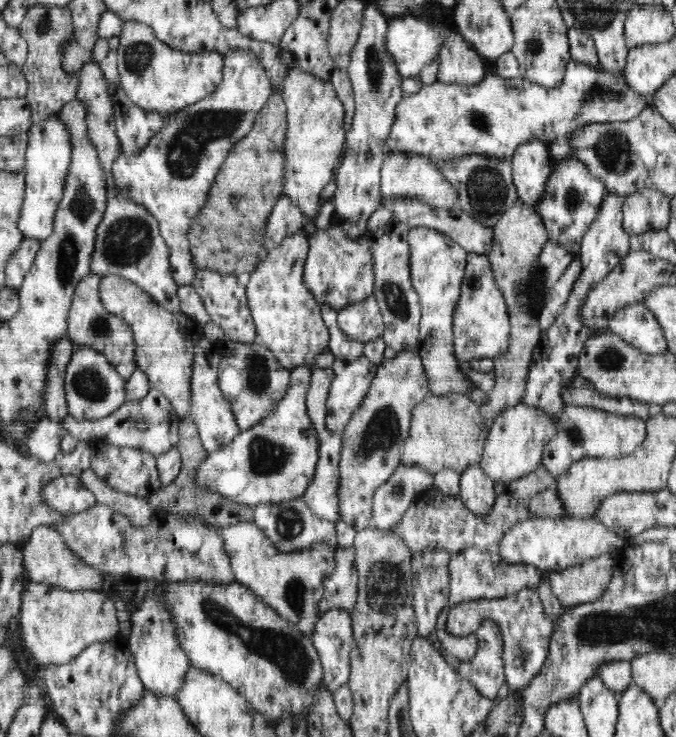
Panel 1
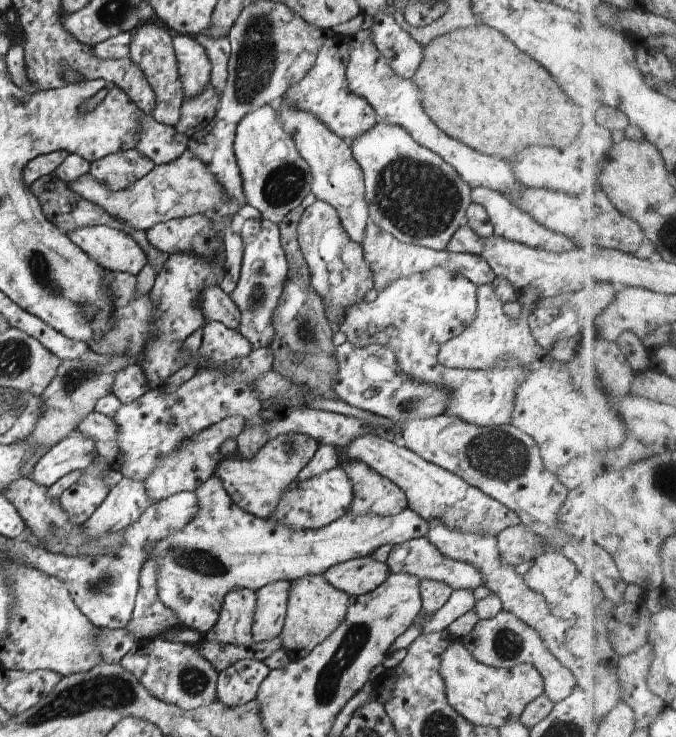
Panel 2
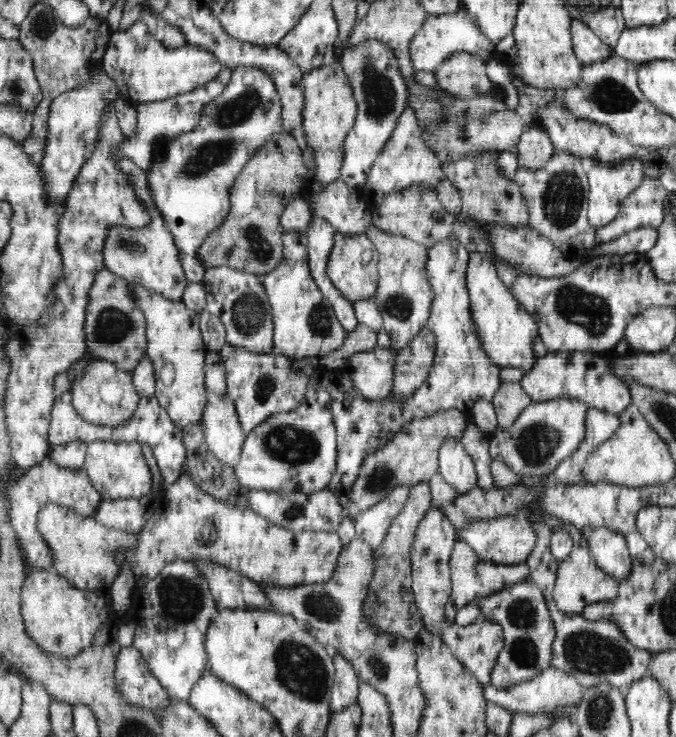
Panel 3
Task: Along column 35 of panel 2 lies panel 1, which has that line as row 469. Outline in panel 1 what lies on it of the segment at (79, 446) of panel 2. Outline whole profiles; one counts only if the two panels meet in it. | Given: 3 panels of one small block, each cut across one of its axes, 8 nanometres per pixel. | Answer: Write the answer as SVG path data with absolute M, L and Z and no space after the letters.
M470 464L460 473L460 492L458 496L463 500L466 508L476 516L486 516L496 500L494 481L479 467Z

